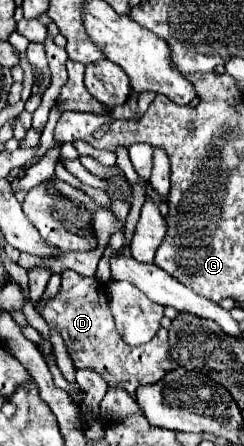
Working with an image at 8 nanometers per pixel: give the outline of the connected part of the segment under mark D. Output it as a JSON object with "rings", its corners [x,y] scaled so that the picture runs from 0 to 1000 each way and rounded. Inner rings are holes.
{"rings":[[[299,605],[258,610],[258,632],[225,668],[168,668],[143,691],[168,700],[201,735],[225,735],[299,807],[299,821],[316,830],[365,825],[389,830],[439,865],[496,865],[537,888],[553,888],[553,874],[594,861],[652,857],[684,834],[717,830],[725,816],[709,812],[693,794],[693,767],[684,767],[684,740],[660,735],[611,771],[586,776],[529,776],[496,762],[496,753],[471,740],[471,722],[447,695],[447,677],[430,664],[422,641],[389,623],[332,619]]]}

